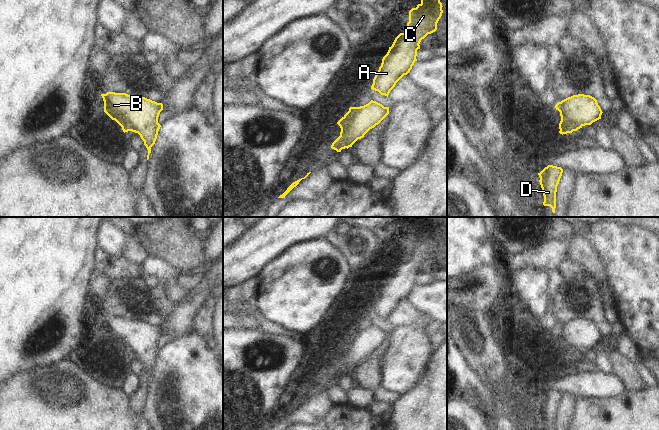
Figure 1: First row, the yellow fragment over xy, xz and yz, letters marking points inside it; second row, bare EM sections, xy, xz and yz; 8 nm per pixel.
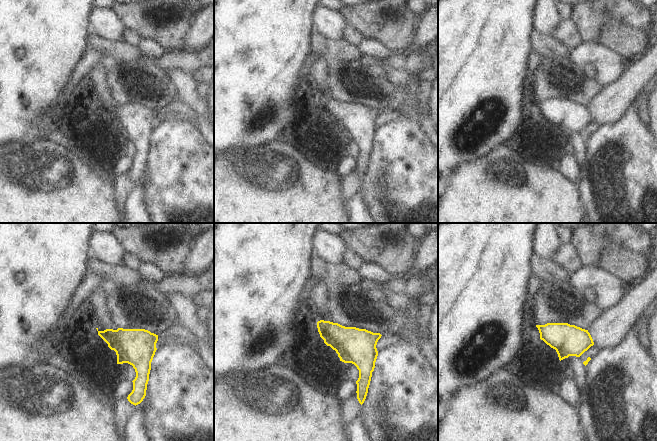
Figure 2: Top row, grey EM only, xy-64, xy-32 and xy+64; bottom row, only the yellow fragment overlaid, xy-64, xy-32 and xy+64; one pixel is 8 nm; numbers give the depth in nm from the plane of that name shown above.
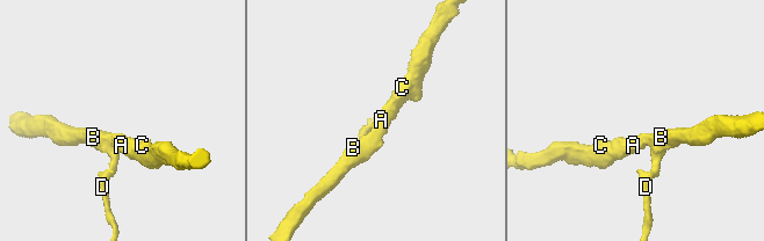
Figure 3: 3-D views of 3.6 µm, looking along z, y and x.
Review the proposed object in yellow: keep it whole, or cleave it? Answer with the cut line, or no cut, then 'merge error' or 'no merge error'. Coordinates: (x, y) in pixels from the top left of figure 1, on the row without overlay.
no cut; no merge error

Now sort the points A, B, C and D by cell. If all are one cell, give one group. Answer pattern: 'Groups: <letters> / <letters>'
Groups: A B C D

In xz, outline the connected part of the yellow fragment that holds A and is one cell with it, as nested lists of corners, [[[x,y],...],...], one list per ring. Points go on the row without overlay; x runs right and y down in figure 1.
[[[432,217],[422,222],[421,227],[409,235],[407,254],[400,257],[389,271],[371,313],[388,321],[396,307],[410,296],[417,285],[421,264],[437,254],[437,247],[443,237],[440,222],[446,220],[447,217]]]

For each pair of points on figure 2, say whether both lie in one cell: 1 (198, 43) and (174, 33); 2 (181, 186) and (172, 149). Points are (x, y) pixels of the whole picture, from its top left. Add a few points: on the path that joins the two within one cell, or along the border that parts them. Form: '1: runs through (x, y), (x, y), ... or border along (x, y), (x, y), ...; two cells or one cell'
1: border along (196, 17), (196, 22), (188, 35), (186, 48); two cells
2: runs through (181, 177), (180, 158); one cell

